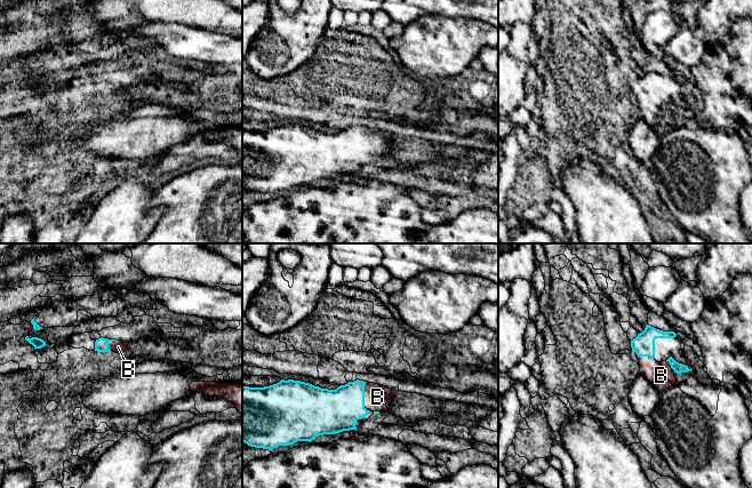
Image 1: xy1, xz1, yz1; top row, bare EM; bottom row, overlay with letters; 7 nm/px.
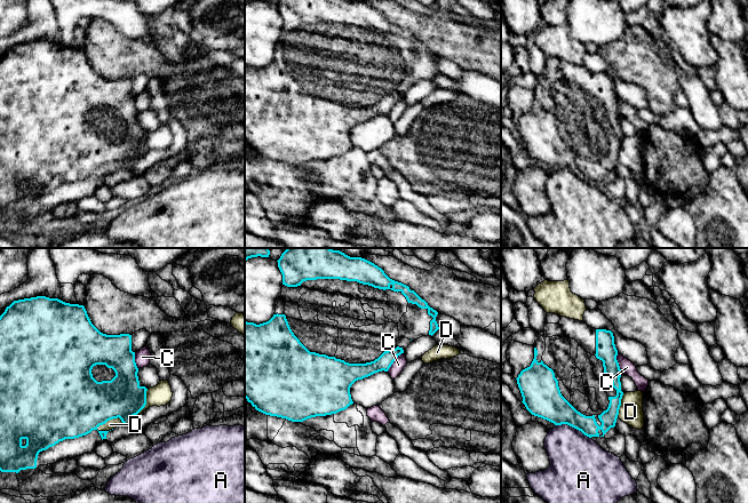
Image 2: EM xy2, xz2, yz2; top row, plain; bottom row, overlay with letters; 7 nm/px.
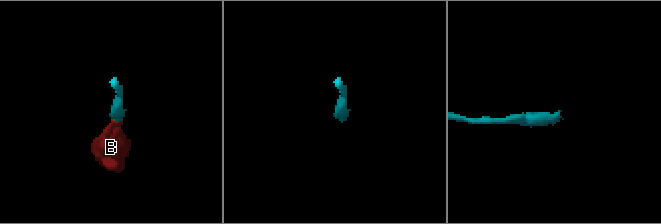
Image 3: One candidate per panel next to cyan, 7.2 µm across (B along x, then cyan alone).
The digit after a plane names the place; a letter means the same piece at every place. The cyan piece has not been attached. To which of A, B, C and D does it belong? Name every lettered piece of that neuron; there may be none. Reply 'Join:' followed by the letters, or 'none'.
Join: B

